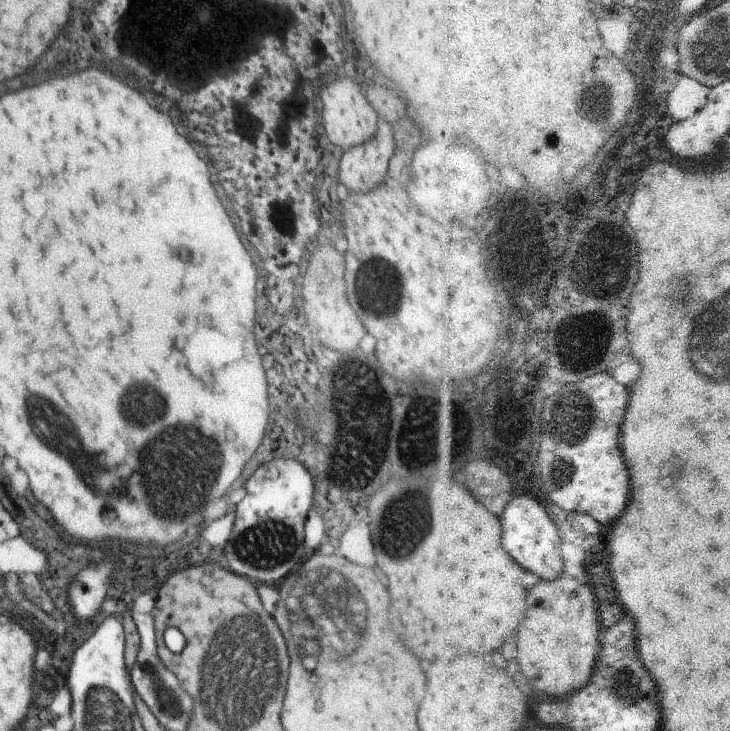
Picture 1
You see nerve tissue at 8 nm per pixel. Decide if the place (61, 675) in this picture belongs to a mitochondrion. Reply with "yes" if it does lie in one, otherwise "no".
no

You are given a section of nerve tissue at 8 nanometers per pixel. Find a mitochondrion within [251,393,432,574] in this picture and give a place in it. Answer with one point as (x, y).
(407, 525)

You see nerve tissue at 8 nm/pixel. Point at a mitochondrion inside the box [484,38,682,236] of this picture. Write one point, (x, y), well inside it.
(595, 104)

